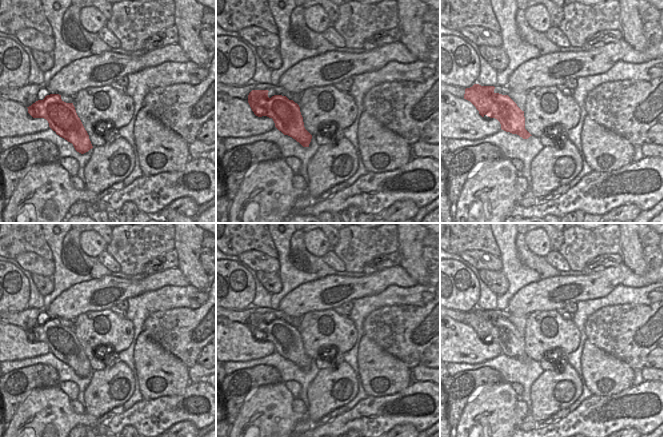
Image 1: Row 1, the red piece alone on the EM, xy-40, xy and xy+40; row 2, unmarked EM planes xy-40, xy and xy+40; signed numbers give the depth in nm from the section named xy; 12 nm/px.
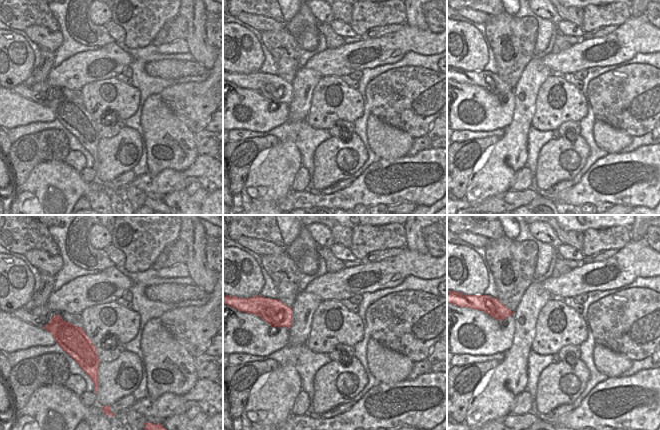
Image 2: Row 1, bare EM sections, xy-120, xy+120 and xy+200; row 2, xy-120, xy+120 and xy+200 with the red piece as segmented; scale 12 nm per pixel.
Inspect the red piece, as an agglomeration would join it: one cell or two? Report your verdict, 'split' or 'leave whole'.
leave whole

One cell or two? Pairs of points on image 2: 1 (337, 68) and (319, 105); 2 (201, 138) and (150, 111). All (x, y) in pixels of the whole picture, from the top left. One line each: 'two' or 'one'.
1: two
2: two

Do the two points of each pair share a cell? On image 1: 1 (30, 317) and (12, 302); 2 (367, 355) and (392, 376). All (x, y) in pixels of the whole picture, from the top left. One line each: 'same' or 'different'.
1: different
2: same

